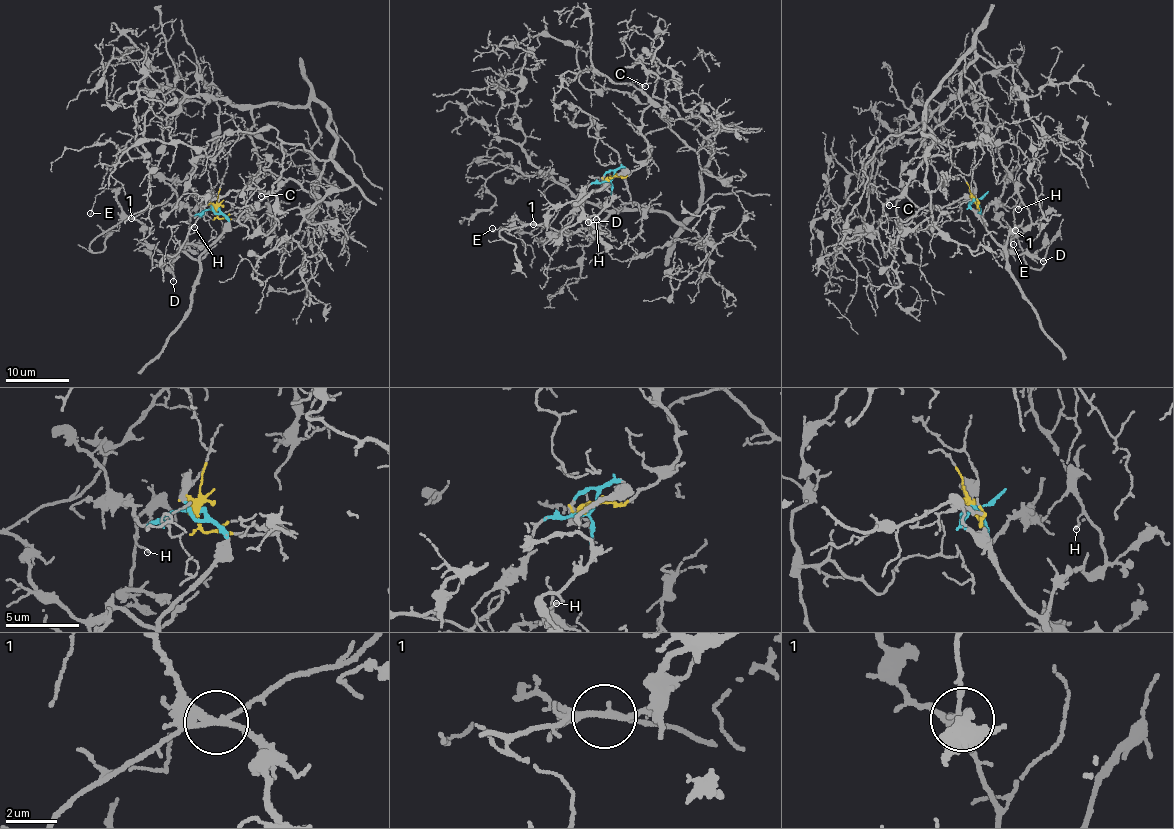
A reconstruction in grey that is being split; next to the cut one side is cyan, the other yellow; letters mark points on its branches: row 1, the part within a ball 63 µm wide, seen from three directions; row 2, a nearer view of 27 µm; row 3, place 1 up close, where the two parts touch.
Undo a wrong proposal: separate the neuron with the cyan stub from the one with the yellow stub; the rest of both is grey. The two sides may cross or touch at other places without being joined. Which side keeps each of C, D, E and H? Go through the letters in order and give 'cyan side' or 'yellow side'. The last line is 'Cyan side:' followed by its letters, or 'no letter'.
C: yellow side
D: cyan side
E: cyan side
H: cyan side
Cyan side: D, E, H

